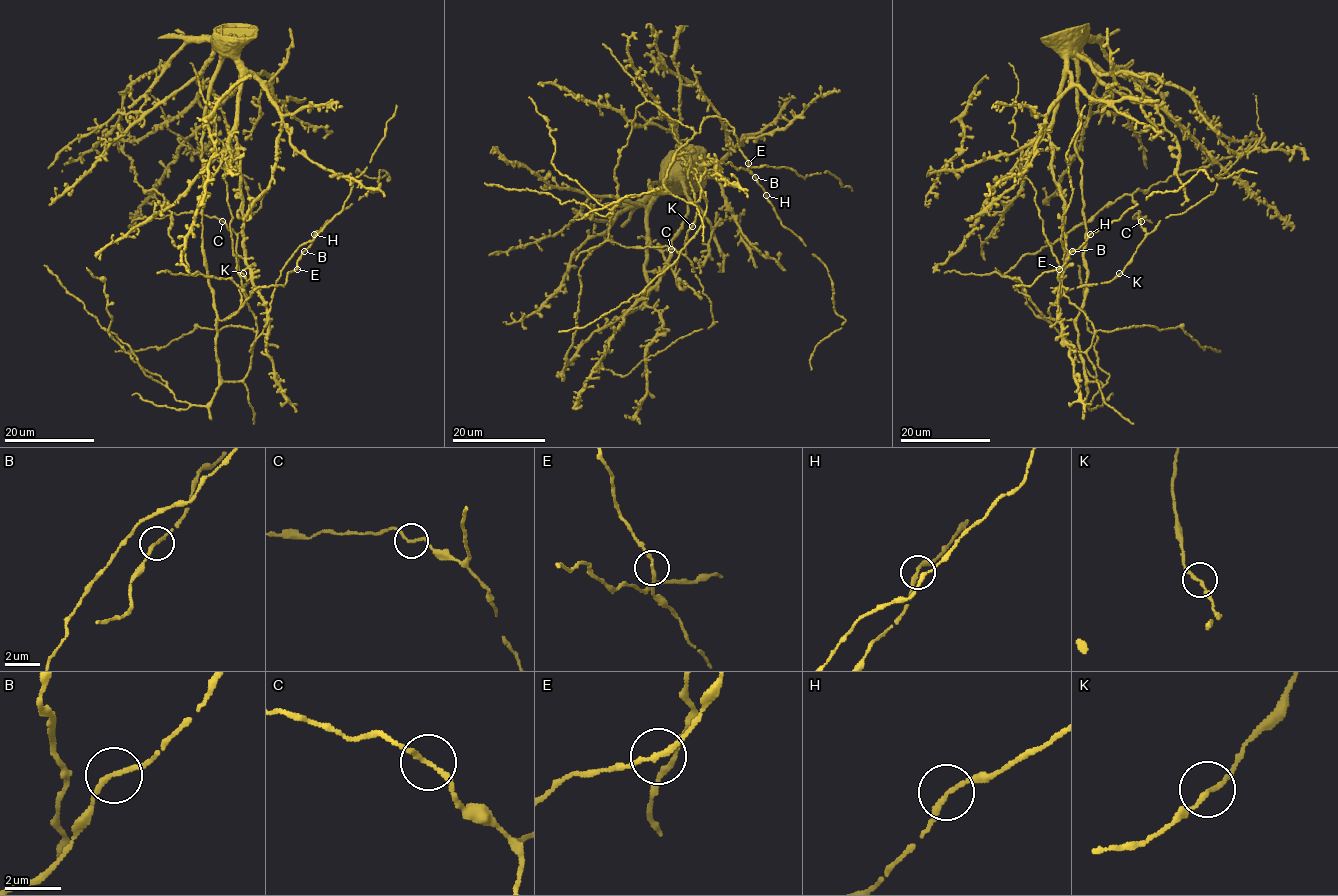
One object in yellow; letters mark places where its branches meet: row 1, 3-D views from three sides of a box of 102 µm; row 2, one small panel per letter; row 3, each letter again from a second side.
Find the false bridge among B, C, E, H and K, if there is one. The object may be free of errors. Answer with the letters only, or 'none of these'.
none of these

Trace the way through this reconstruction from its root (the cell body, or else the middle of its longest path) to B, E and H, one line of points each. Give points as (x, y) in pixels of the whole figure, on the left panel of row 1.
B: (201, 223), (204, 266), (218, 319), (232, 316), (256, 288), (283, 286), (287, 273), (297, 269), (304, 251)
E: (201, 223), (204, 266), (218, 319), (232, 316), (256, 288), (283, 286), (287, 273), (297, 269)
H: (201, 223), (204, 266), (218, 319), (232, 316), (256, 288), (283, 286), (315, 234)

